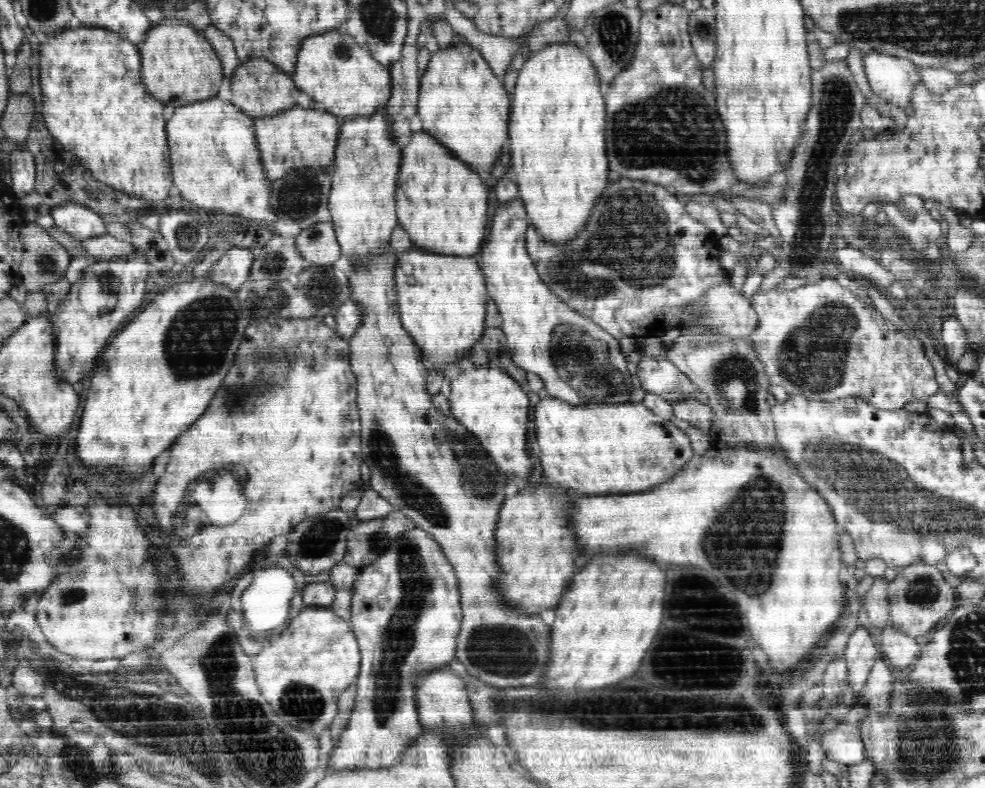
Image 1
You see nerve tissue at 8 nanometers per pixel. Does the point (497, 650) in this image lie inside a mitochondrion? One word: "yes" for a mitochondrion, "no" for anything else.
yes

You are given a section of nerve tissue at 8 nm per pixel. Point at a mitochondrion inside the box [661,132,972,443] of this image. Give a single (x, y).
(814, 358)

